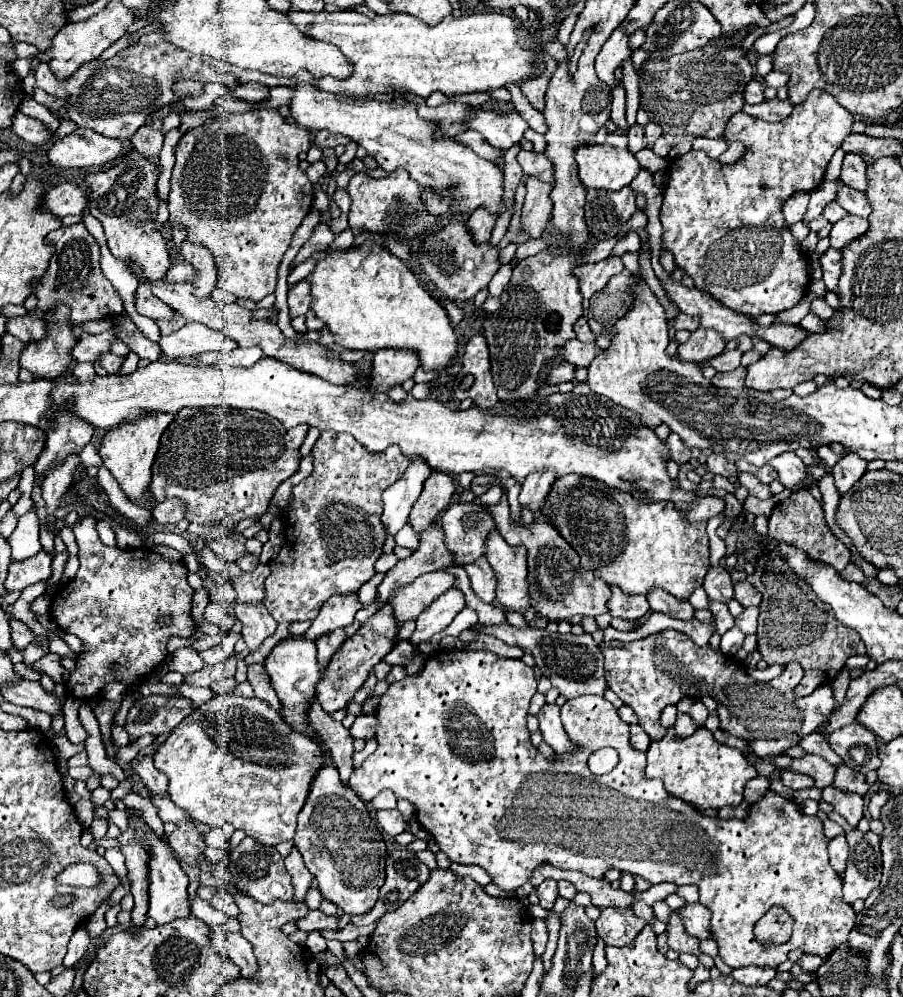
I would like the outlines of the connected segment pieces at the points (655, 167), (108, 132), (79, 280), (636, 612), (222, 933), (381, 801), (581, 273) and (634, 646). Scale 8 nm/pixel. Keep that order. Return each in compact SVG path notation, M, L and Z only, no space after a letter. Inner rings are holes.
M649 149L639 151L635 157L637 157L637 161L641 163L641 167L647 169L649 173L657 173L657 171L665 169L665 159L661 159L659 155L655 155L655 153L649 151Z
M153 31L149 35L141 35L135 47L119 51L119 55L109 61L101 63L95 59L93 63L85 63L85 67L81 67L81 71L77 71L77 75L73 75L73 79L67 79L65 83L57 83L49 67L35 69L35 87L43 89L49 95L69 97L69 117L77 123L77 127L89 127L105 137L129 139L157 109L179 99L171 91L171 77L175 79L175 73L183 73L183 77L205 83L217 81L229 89L235 89L247 81L259 81L267 87L293 85L291 79L271 79L269 75L257 75L257 71L245 71L213 57L185 53L171 43L165 43L161 31Z
M77 223L77 225L71 225L71 227L59 227L59 229L51 231L45 237L45 243L53 245L55 251L53 251L53 255L49 259L49 265L47 265L47 271L43 273L39 283L33 283L33 293L39 299L37 309L41 313L49 311L55 303L65 303L65 305L71 307L71 317L69 317L71 323L85 323L85 321L91 321L91 319L113 319L113 317L121 315L123 301L121 301L119 293L115 291L115 287L111 285L111 281L101 273L99 245L95 243L95 239L91 237L91 233L85 229L83 223Z
M609 585L609 589L611 589L611 599L607 601L607 609L611 617L633 621L649 611L645 595L627 595L617 585Z
M223 927L213 929L213 945L233 959L233 963L241 969L243 979L255 979L259 965L249 941L245 941L241 933L229 933Z
M381 791L381 793L371 801L371 805L373 805L375 809L393 809L395 803L397 803L397 797L393 795L393 791Z
M607 257L595 265L579 265L573 269L573 275L581 283L581 293L585 299L589 299L593 293L601 291L605 283L617 275L623 269L623 263L619 257Z
M671 629L631 643L609 641L601 645L601 651L607 687L635 711L639 725L651 741L659 741L667 733L659 723L661 711L667 705L677 705L683 697L713 695L719 703L717 711L721 729L747 743L753 743L757 757L785 753L789 747L797 745L801 737L821 727L835 707L829 685L817 687L813 693L815 697L811 695L797 699L793 695L793 689L803 677L801 667L795 663L789 663L777 679L769 683L757 683L745 673L743 665L721 665L721 661L729 661L721 651L715 651L709 645L697 647L685 633ZM689 679L695 681L689 683Z

